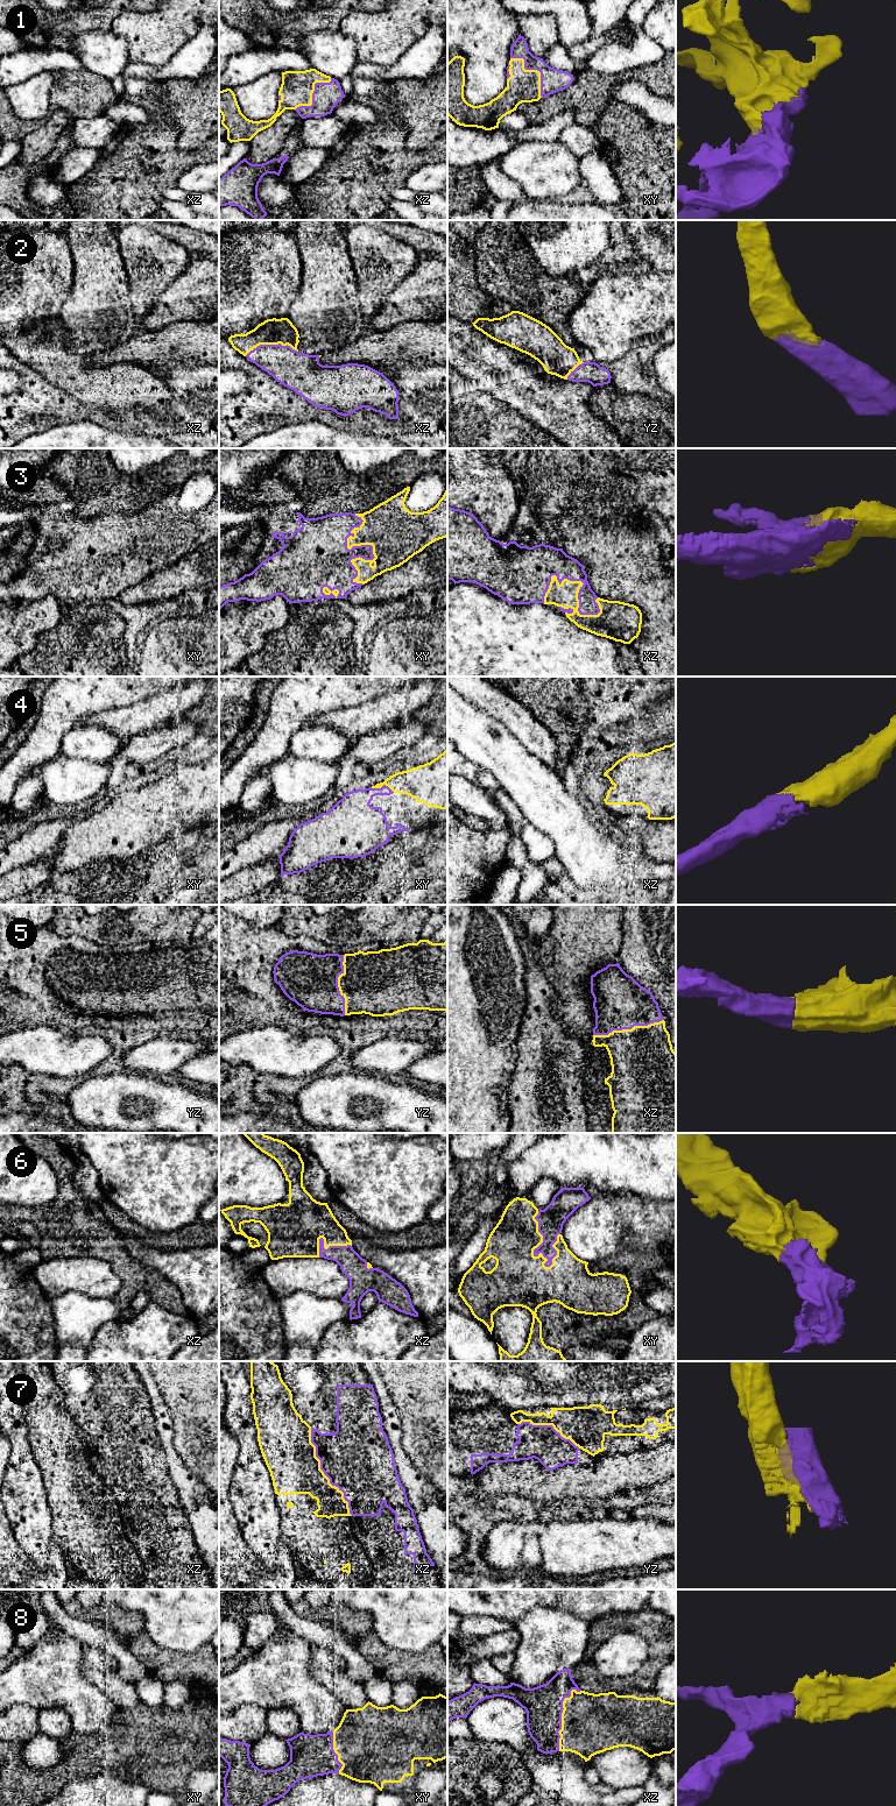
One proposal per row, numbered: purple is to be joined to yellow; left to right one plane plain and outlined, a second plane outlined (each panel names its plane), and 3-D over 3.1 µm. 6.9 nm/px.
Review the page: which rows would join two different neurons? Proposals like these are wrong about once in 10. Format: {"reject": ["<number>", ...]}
{"reject": ["7"]}

